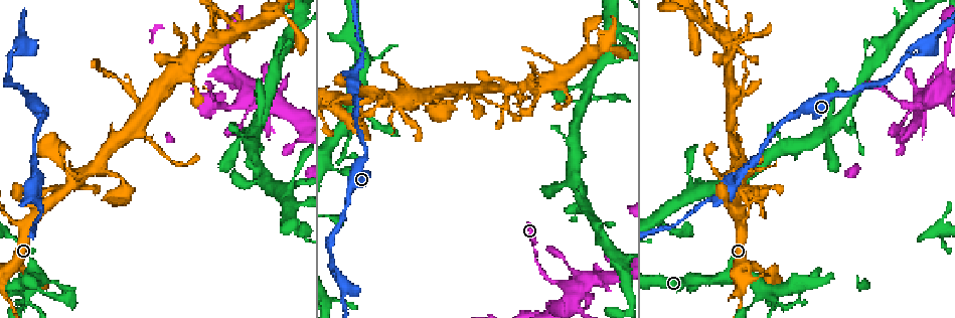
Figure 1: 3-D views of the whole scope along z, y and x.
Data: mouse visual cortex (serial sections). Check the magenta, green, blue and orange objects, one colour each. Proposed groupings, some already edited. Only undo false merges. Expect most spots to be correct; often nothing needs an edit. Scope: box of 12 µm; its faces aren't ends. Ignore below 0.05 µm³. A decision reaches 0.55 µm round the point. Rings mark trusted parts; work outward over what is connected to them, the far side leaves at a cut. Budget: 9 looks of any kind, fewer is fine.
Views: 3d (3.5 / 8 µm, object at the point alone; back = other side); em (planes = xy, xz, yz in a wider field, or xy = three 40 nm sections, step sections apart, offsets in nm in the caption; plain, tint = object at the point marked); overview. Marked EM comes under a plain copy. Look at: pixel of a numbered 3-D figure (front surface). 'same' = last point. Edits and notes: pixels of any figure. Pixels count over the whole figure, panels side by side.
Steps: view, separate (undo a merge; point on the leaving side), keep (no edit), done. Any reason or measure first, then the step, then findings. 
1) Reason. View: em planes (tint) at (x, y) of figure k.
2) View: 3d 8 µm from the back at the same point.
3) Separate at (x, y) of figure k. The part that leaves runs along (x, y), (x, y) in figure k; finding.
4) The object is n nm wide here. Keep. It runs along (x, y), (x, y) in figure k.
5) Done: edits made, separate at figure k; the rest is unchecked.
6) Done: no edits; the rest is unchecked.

Abrupt turn. View: 3d 3.5 µm from the back at (577, 284) of figure 1.

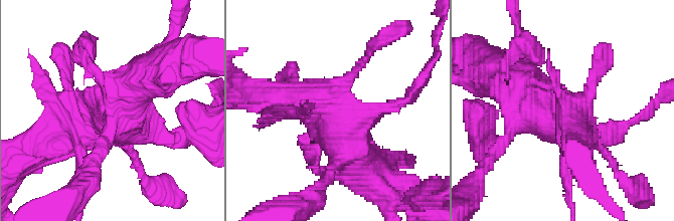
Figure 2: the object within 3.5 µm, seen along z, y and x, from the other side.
Shape alone is not enough. View: em planes (tint) at (334, 108) of figure 2.

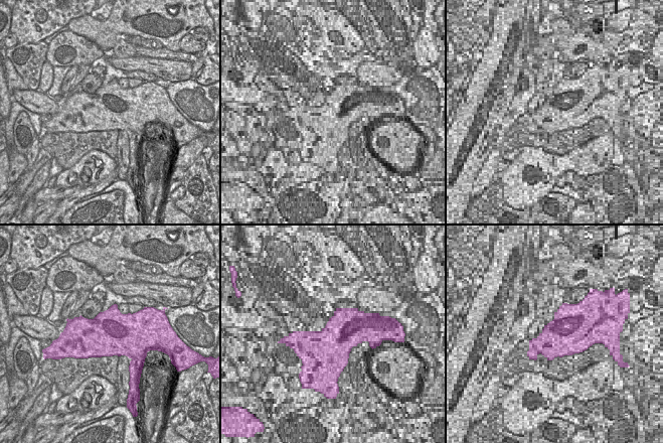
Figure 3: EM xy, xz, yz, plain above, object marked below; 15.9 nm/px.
Keep. All the same cell.

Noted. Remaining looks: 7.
Four arms meet. View: 3d 3.5 µm at (413, 97) of figure 1.

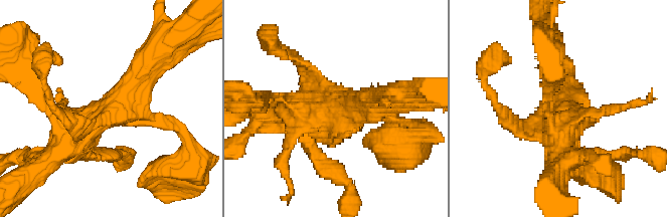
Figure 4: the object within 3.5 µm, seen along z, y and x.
Now the EM. View: em xy step 5 (tint) at (333, 108) of figure 4.

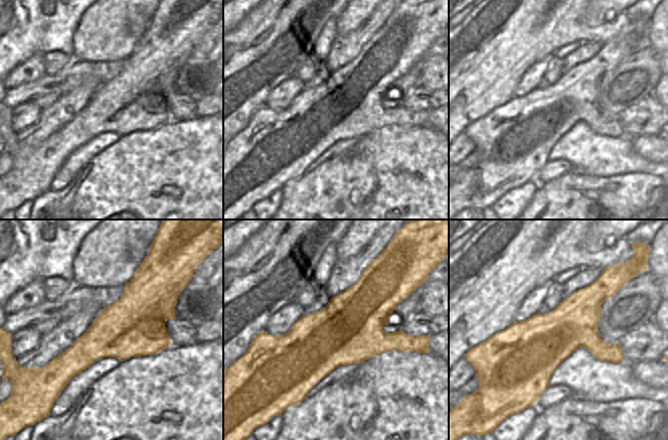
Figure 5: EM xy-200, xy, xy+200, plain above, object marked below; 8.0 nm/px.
Keep. All the same cell.

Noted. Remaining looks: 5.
A fork. View: 3d 3.5 µm at (445, 89) of figure 1.

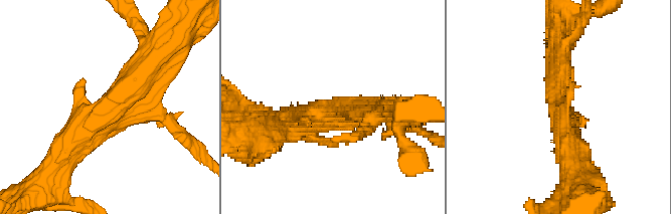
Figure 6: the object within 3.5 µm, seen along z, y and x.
Now the EM. View: em xy step 5 (tint) at (557, 104) of figure 6.

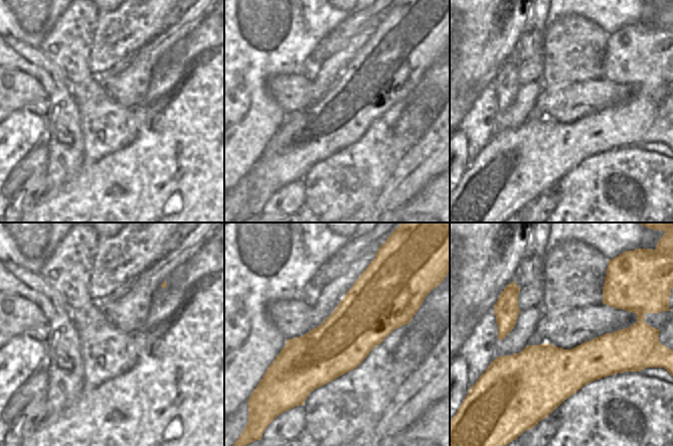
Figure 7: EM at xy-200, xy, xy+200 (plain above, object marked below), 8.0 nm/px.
Keep. It runs along (66, 152), (138, 81), (159, 53) in figure 6; one cell here.

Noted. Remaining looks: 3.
Sharp bend. View: 3d 3.5 µm at (726, 41) of figure 1.

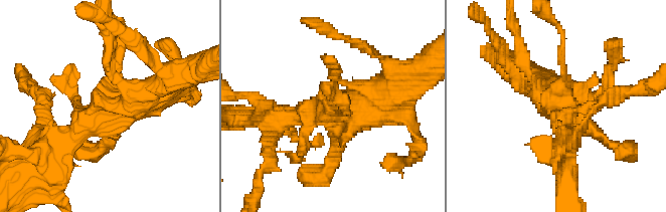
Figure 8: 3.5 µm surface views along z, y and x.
Shape alone is not enough. View: em xy step 5 (tint) at (115, 108) of figure 8.

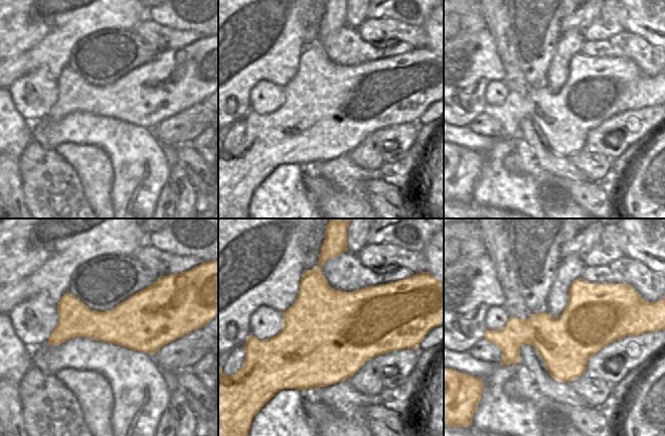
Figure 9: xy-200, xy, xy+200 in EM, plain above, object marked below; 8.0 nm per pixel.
The object is 750 nm wide here. Keep. It runs along (59, 150), (103, 107), (167, 78) in figure 8; all the same cell.

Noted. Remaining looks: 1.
Done: no edits; the rest is unchecked.

